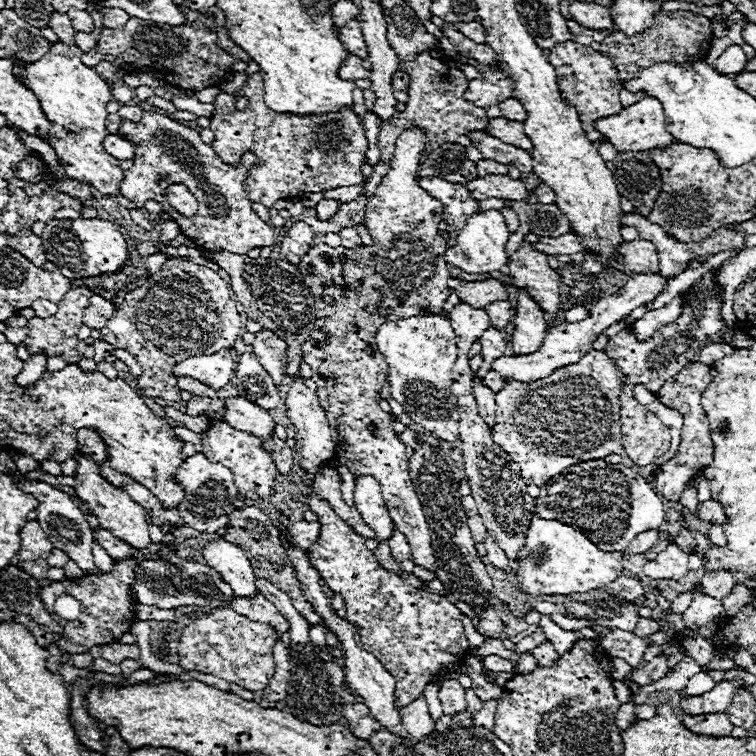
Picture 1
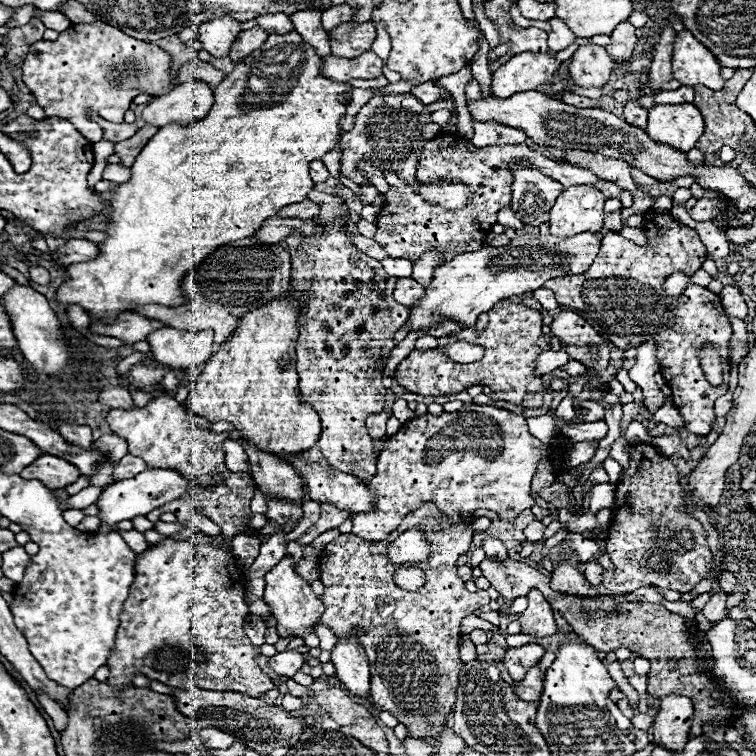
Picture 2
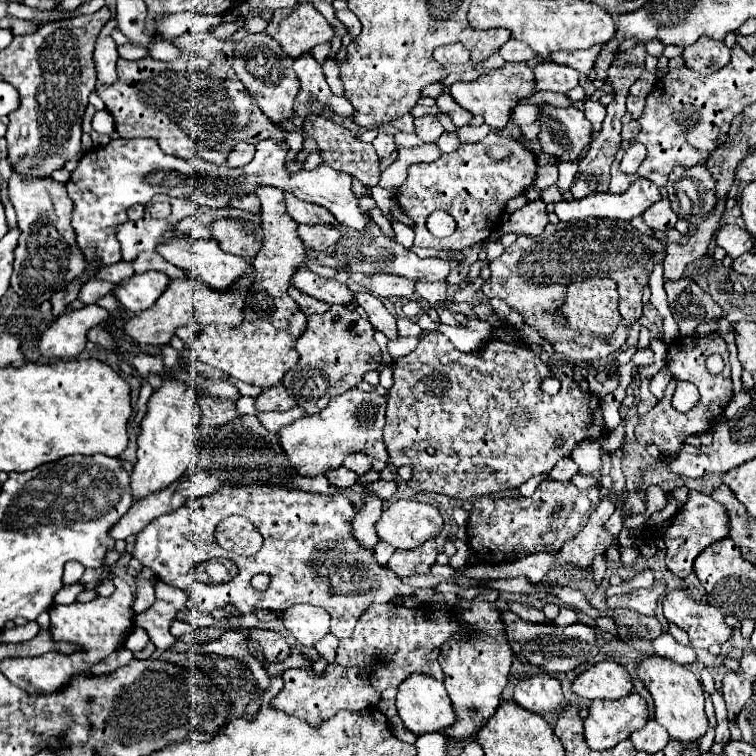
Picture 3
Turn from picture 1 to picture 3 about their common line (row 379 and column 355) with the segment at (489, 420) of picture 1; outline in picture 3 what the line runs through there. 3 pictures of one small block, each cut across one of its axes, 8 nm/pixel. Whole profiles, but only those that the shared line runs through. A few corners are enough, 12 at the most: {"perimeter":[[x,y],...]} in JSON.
{"perimeter":[[344,466],[328,470],[332,484],[348,488],[356,482],[356,474]]}

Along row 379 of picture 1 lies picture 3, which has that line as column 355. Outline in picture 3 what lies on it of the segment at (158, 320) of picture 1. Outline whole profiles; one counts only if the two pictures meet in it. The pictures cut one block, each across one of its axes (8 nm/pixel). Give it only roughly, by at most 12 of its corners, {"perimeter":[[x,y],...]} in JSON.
{"perimeter":[[308,114],[304,134],[314,138],[324,164],[380,182],[372,144],[354,138],[330,118]]}

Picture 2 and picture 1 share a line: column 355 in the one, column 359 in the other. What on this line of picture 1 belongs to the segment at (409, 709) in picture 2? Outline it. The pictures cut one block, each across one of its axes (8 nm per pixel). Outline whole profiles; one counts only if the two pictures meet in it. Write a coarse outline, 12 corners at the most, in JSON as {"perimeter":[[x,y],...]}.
{"perimeter":[[316,494],[306,552],[398,708],[464,662],[460,610],[384,570]]}

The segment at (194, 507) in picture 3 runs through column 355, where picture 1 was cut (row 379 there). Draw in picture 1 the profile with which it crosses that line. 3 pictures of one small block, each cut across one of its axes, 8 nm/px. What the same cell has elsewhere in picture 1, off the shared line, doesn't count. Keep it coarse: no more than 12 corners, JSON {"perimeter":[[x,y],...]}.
{"perimeter":[[606,352],[496,392],[492,438],[526,484],[624,454]]}

